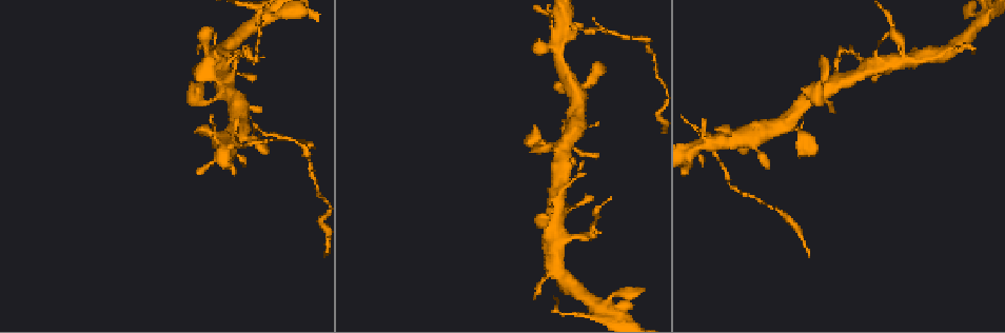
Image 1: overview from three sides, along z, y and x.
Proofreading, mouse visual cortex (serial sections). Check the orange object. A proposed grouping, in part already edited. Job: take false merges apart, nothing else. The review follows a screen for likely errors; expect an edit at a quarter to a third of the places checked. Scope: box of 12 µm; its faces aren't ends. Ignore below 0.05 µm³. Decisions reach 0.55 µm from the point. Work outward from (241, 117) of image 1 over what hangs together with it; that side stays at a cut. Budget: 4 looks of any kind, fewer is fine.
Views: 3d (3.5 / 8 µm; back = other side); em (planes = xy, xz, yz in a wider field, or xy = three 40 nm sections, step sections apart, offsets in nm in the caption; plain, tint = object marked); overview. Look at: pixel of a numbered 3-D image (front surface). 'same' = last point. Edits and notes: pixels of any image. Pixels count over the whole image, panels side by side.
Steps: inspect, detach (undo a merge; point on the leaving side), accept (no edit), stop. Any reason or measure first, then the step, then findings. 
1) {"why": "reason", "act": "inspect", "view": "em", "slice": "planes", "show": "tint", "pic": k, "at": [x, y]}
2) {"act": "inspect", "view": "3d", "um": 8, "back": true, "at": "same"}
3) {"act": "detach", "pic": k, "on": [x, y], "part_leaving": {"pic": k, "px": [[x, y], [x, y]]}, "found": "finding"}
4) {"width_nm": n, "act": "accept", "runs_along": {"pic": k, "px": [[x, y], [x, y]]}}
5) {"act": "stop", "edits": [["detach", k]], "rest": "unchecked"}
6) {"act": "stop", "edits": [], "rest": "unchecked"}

{"why": "calibre changes", "act": "inspect", "view": "3d", "um": 3.5, "pic": 1, "at": [246, 145]}

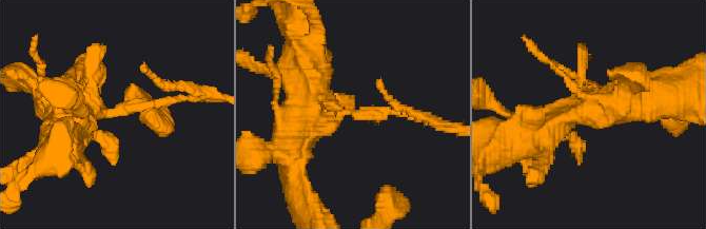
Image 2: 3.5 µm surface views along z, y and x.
{"why": "need the tissue", "act": "inspect", "view": "em", "slice": "planes", "show": "tint", "pic": 2, "at": [356, 115]}

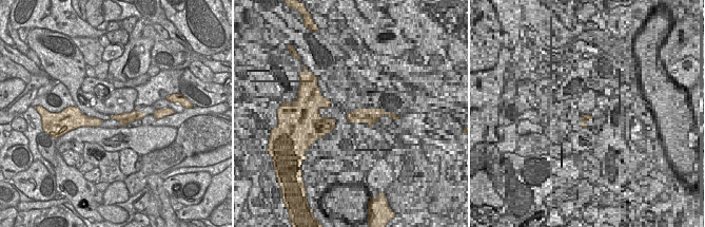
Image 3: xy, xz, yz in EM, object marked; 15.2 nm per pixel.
{"width_nm": 180, "act": "accept", "runs_along": {"pic": 2, "px": [[60, 107], [112, 110], [190, 97]]}, "found": "all the same cell"}

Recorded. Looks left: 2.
{"why": "sharp bend", "act": "inspect", "view": "3d", "um": 3.5, "back": true, "pic": 1, "at": [919, 56]}

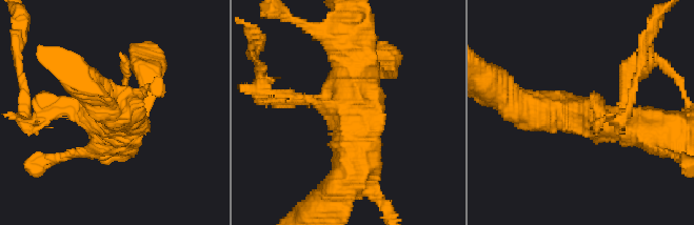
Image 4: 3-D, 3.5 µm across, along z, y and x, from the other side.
{"act": "inspect", "view": "em", "slice": "xy", "step": 1, "show": "tint", "pic": 4, "at": [352, 110]}

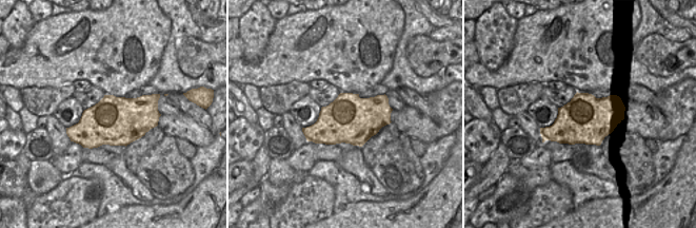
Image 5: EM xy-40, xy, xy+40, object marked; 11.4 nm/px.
{"arms": 3, "act": "accept", "runs_along": {"pic": 4, "px": [[655, 131], [520, 105]]}, "found": "one cell here"}

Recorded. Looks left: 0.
{"act": "stop", "edits": [], "rest": "unchecked"}

